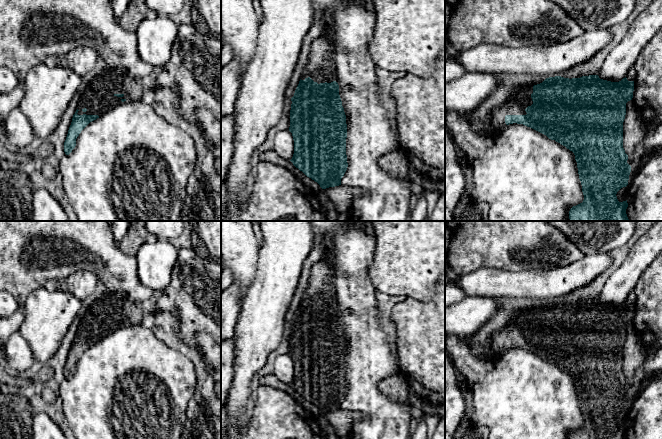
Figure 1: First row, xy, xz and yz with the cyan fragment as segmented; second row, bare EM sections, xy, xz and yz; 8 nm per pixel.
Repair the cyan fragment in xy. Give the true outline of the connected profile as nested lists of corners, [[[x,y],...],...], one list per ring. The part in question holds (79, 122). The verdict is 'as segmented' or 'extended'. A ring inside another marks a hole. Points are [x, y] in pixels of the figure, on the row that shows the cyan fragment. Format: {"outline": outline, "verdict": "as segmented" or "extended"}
{"outline": [[[109,67],[88,84],[78,101],[77,110],[64,142],[66,155],[69,155],[75,148],[77,137],[90,122],[126,101],[125,77],[126,75],[121,70]]], "verdict": "extended"}

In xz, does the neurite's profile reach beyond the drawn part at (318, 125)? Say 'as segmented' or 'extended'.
extended

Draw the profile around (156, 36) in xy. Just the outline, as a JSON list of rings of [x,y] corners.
[[[157,14],[141,21],[135,33],[141,59],[153,67],[163,67],[171,57],[178,25],[169,16]]]

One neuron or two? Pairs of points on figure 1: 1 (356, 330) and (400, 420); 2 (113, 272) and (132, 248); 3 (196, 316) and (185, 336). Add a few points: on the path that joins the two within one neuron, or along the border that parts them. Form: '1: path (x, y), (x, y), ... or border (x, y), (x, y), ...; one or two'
1: path (365, 353), (365, 387), (377, 399); one
2: border (117, 243), (125, 253), (134, 256); two
3: path (191, 321), (187, 331); one

